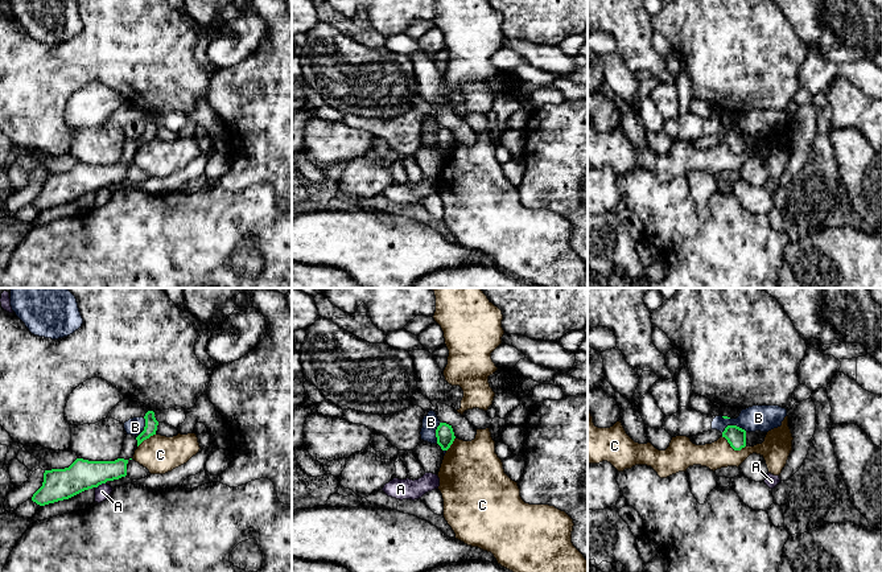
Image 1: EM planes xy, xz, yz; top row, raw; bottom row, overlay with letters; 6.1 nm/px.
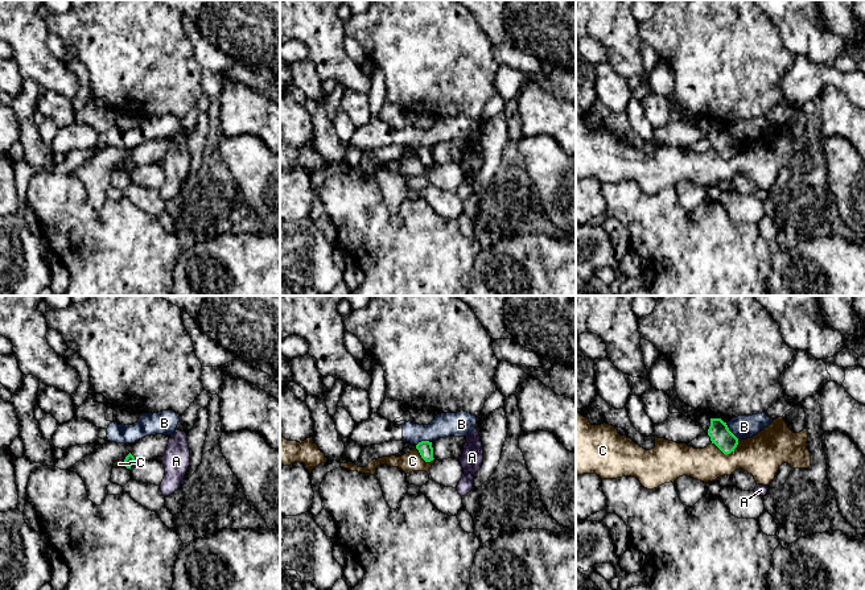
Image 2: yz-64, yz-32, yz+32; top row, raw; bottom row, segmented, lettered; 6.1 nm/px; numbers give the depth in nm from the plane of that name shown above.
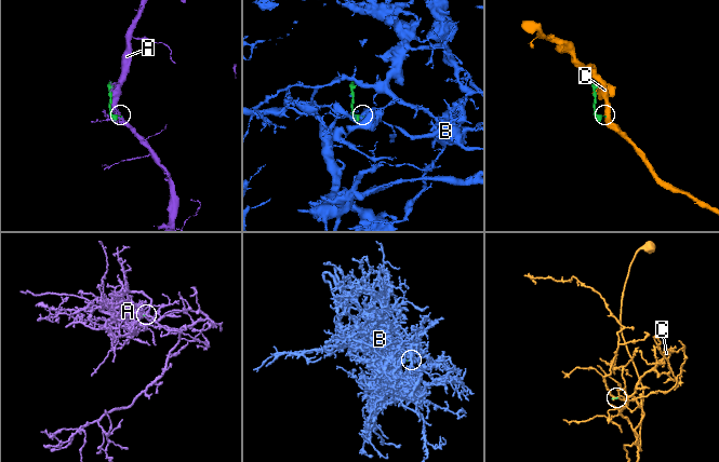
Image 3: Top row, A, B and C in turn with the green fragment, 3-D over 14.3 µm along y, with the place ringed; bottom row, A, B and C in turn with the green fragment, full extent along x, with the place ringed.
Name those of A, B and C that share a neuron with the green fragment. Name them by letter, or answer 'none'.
none

